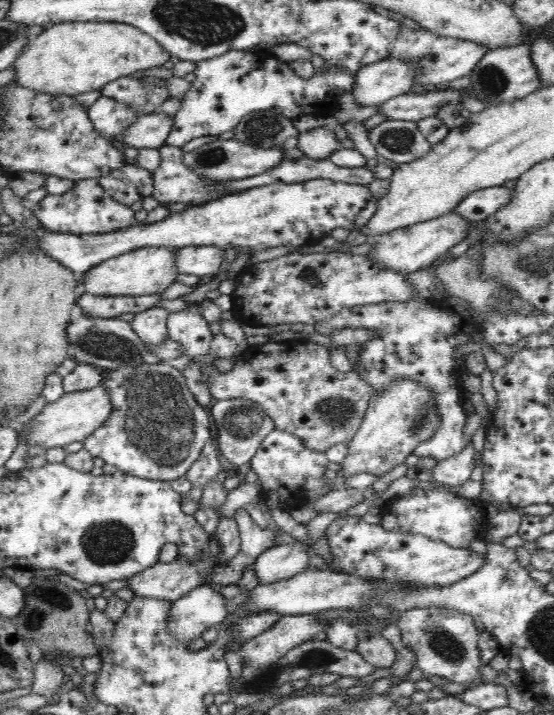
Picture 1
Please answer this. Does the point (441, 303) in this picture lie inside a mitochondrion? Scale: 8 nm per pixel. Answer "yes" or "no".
no

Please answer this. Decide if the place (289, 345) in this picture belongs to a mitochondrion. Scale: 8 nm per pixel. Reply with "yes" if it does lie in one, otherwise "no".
no

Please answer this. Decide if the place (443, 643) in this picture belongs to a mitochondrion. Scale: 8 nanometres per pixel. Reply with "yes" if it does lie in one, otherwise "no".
yes

